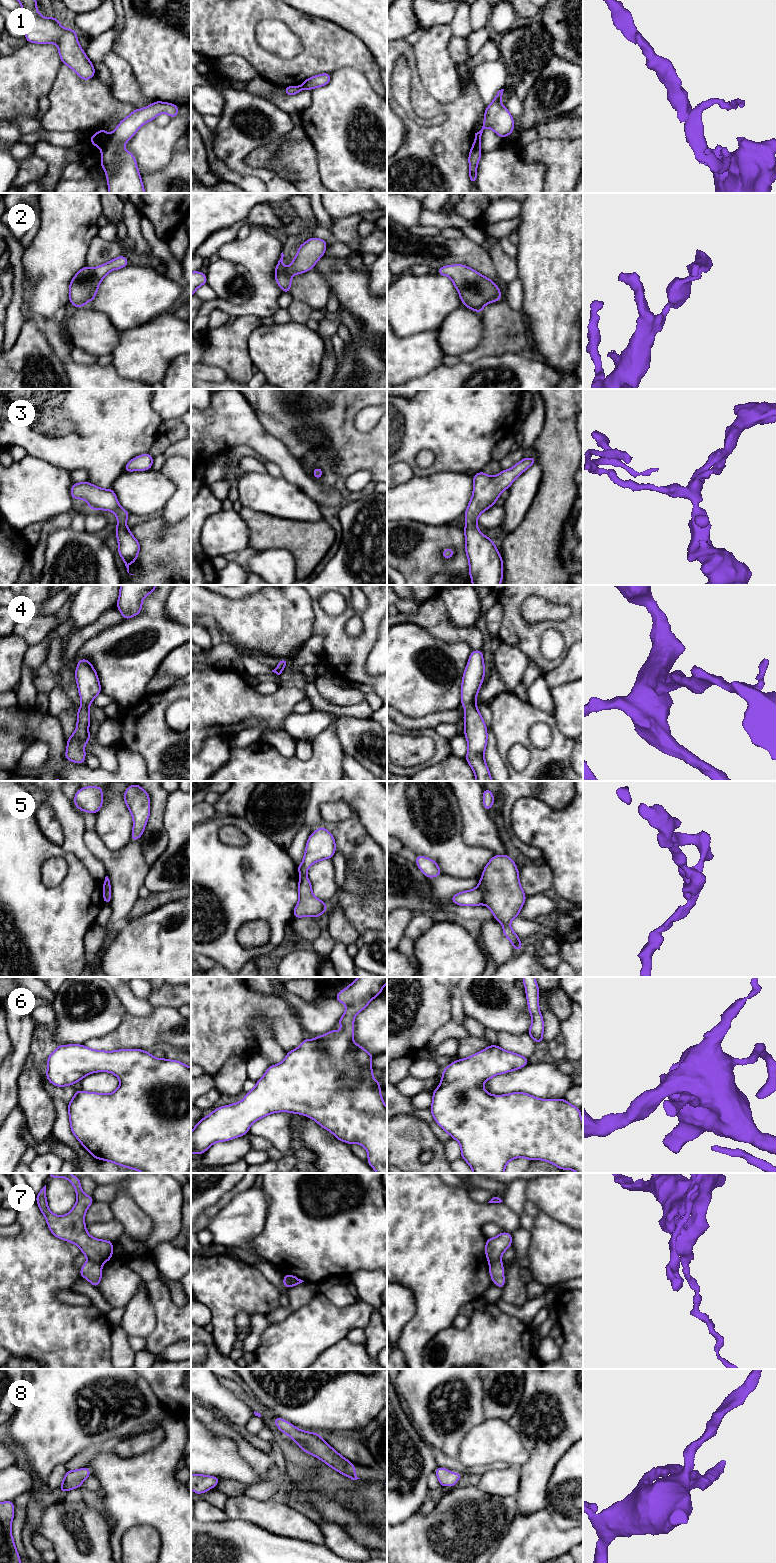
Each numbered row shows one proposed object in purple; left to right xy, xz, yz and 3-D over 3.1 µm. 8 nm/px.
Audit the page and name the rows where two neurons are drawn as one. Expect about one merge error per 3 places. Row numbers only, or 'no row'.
1, 5, 7

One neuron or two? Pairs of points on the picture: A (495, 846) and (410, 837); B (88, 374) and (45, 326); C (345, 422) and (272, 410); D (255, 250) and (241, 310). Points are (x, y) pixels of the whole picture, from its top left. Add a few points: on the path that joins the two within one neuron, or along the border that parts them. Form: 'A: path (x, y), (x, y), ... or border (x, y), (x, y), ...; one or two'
A: border (461, 820), (463, 840), (469, 845), (489, 849); two
B: path (74, 367), (66, 359), (63, 348), (58, 340); one
C: path (327, 413), (290, 411); one
D: path (260, 266), (260, 296), (257, 299); one

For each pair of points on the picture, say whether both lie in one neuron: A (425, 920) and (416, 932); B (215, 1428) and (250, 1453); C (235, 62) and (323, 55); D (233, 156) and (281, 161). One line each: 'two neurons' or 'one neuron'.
A: one neuron
B: one neuron
C: two neurons
D: two neurons

